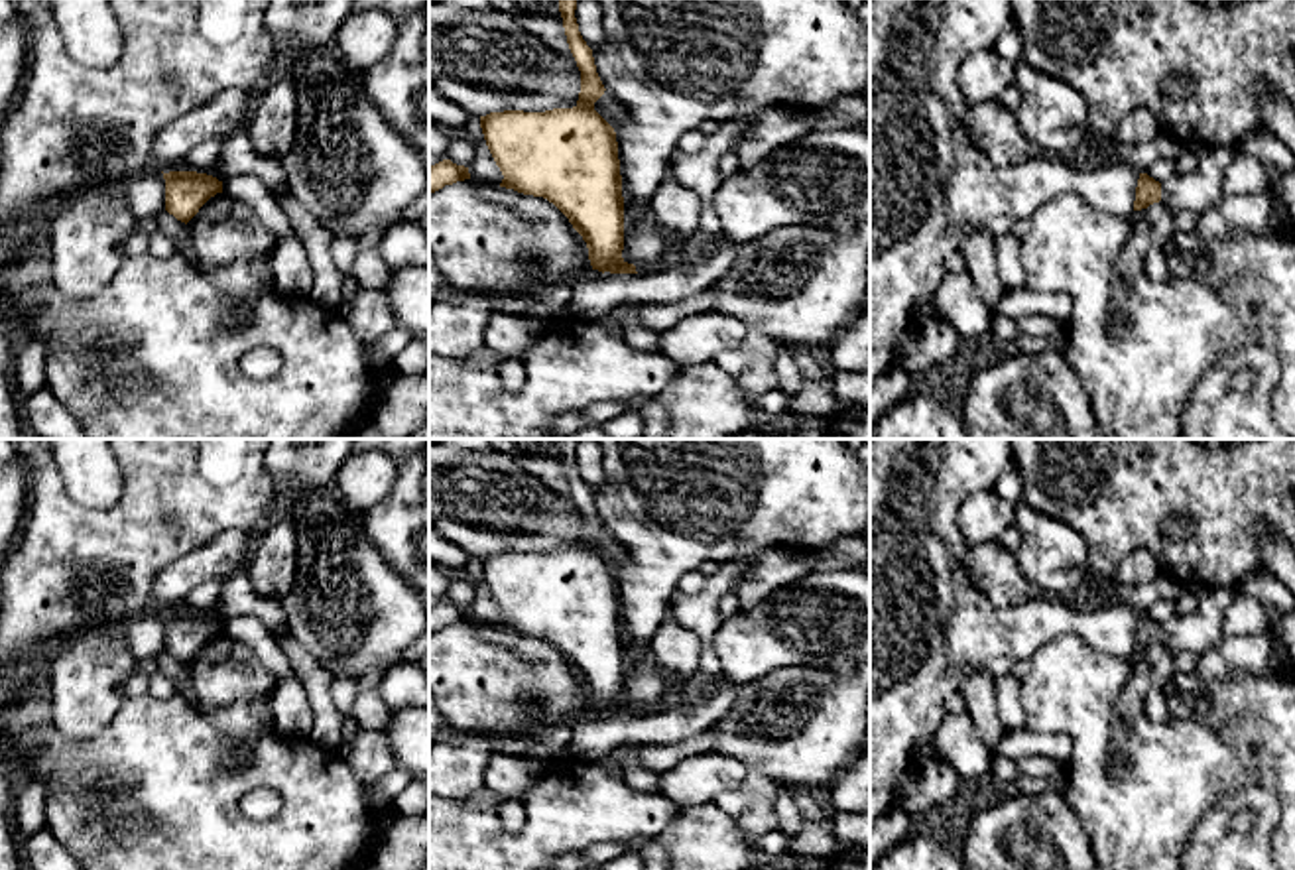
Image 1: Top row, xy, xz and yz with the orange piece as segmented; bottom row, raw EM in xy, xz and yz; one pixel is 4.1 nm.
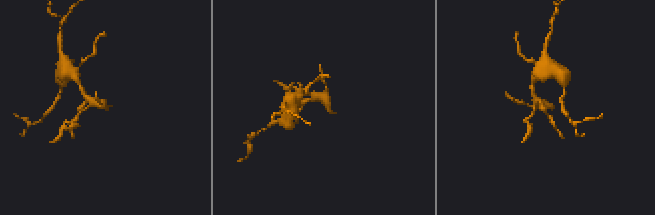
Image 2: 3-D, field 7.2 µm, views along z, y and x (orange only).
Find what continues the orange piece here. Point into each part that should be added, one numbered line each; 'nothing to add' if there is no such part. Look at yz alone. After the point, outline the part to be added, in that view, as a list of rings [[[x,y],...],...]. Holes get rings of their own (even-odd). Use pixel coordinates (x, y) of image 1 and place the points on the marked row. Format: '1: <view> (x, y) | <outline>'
1: yz (1197, 191) | [[[1230,148],[1199,150],[1199,167],[1193,173],[1175,173],[1161,183],[1161,203],[1171,211],[1197,215],[1218,205],[1226,197],[1222,173],[1234,152]]]

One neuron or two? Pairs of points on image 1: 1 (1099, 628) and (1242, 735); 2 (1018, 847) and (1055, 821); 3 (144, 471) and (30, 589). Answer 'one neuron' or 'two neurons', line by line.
1: two neurons
2: one neuron
3: one neuron

